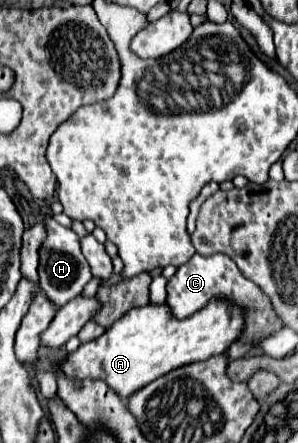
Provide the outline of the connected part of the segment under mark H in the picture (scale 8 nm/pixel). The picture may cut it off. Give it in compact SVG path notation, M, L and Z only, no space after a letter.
M47 218L47 240L41 246L41 262L39 262L39 282L43 286L43 292L47 294L47 298L55 304L55 306L63 306L65 302L77 298L81 294L81 290L85 288L85 284L93 278L87 260L81 254L81 244L79 244L79 236L71 230L65 228L61 224L57 224L55 220Z

